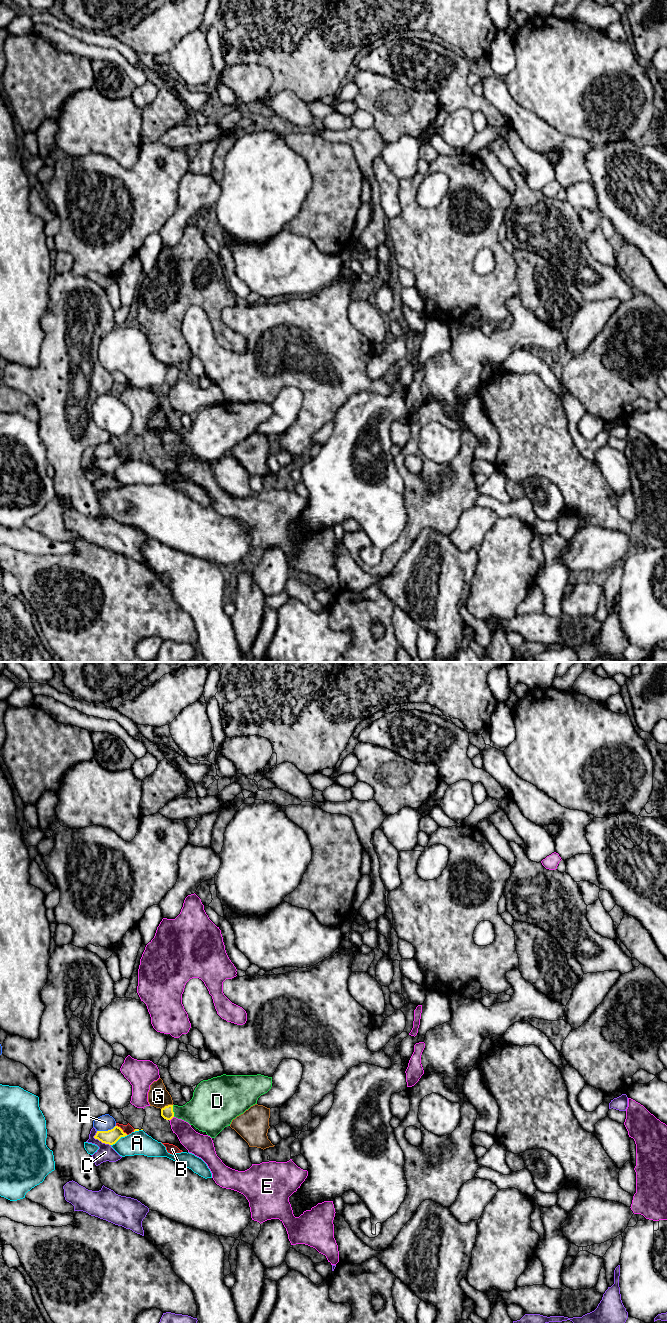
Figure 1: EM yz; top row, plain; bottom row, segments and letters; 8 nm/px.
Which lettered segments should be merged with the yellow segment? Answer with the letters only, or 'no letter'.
D

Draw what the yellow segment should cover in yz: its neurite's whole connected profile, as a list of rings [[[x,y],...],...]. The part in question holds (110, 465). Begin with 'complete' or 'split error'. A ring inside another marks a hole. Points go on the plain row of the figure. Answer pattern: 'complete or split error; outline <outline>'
complete; outline [[[115,454],[113,457],[108,459],[97,459],[96,463],[94,464],[95,467],[98,467],[102,471],[113,473],[115,472],[121,465],[127,464],[123,458]]]

